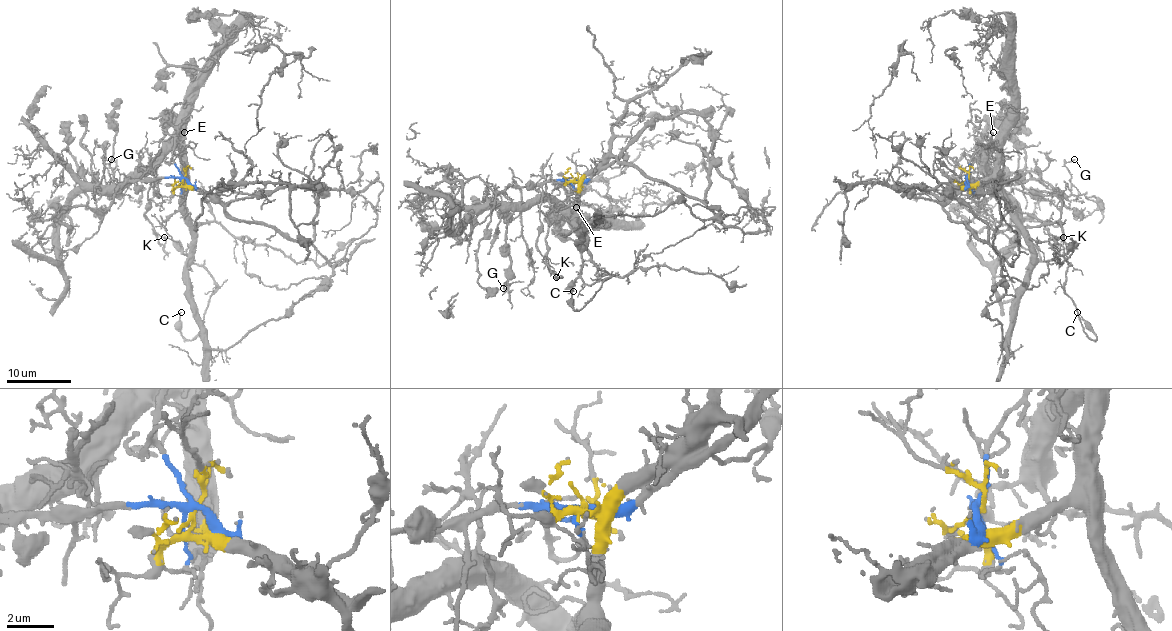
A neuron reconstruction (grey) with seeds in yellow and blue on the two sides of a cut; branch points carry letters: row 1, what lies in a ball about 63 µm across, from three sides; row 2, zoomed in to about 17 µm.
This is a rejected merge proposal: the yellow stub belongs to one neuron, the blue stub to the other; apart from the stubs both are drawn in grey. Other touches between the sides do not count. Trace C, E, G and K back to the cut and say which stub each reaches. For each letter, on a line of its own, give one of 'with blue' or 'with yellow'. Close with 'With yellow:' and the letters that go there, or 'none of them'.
C: with yellow
E: with yellow
G: with yellow
K: with blue
With yellow: C, E, G

